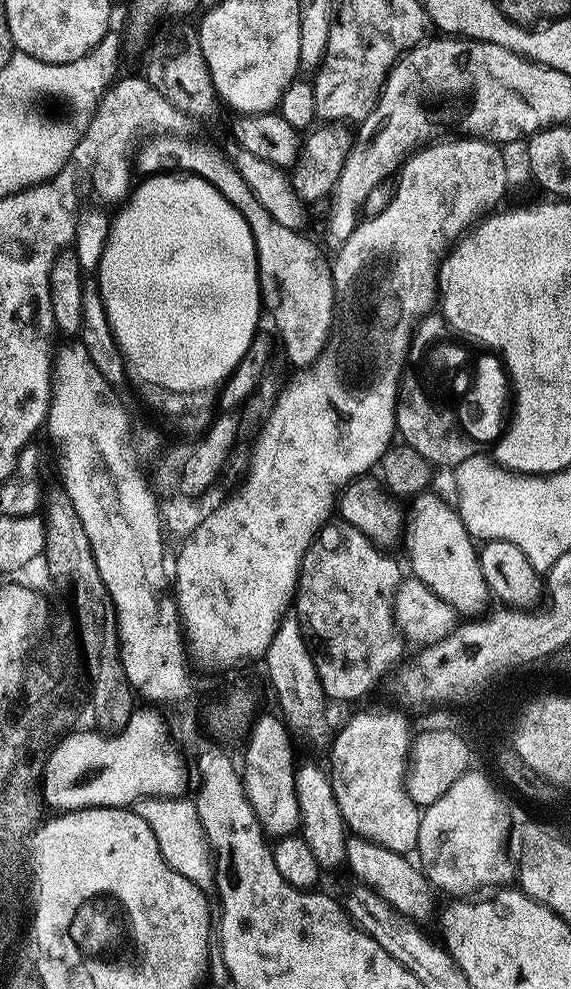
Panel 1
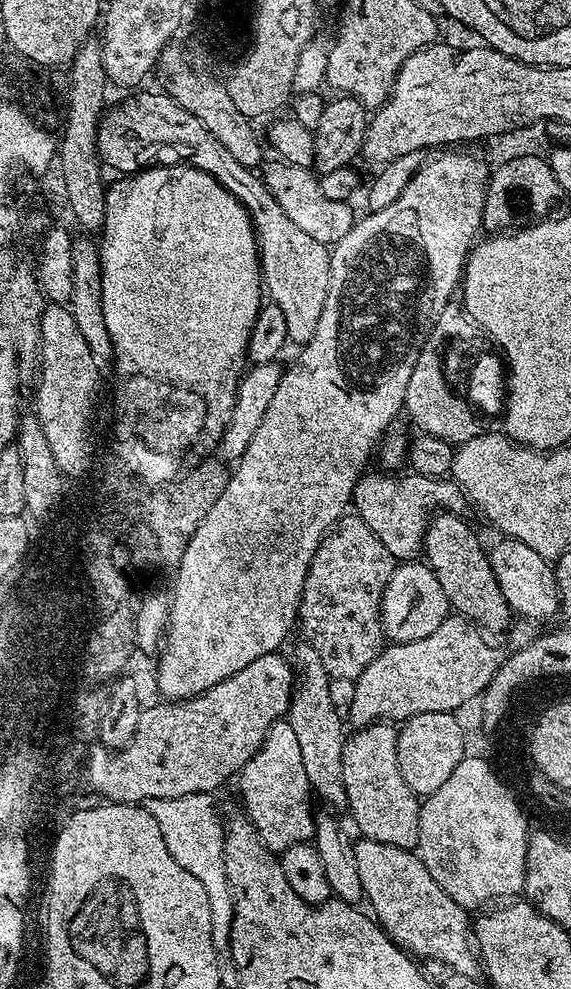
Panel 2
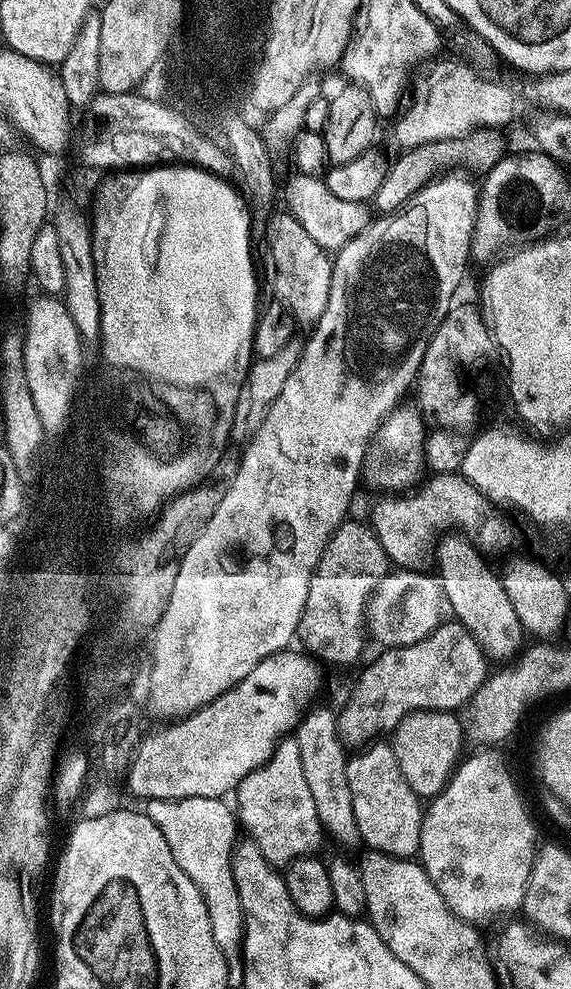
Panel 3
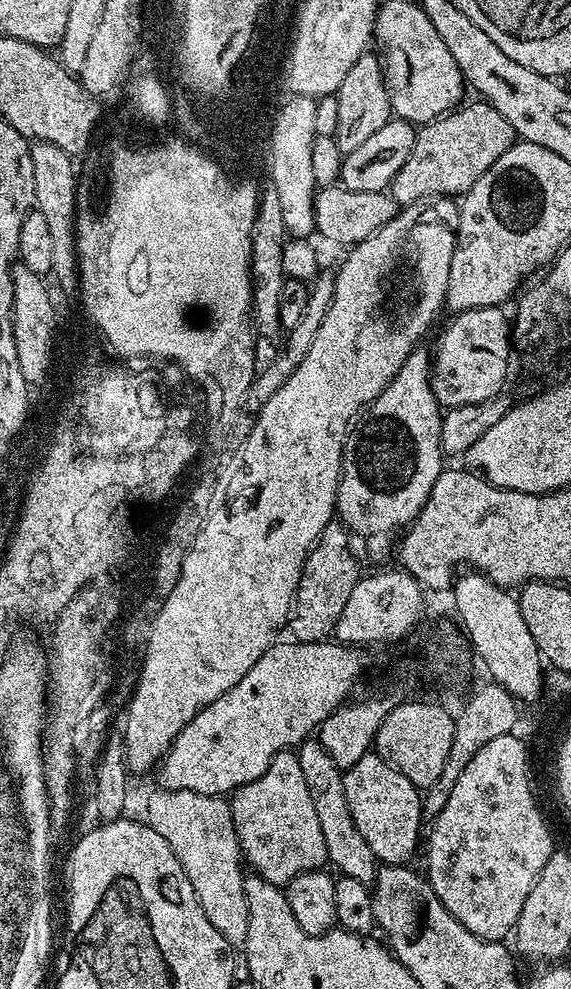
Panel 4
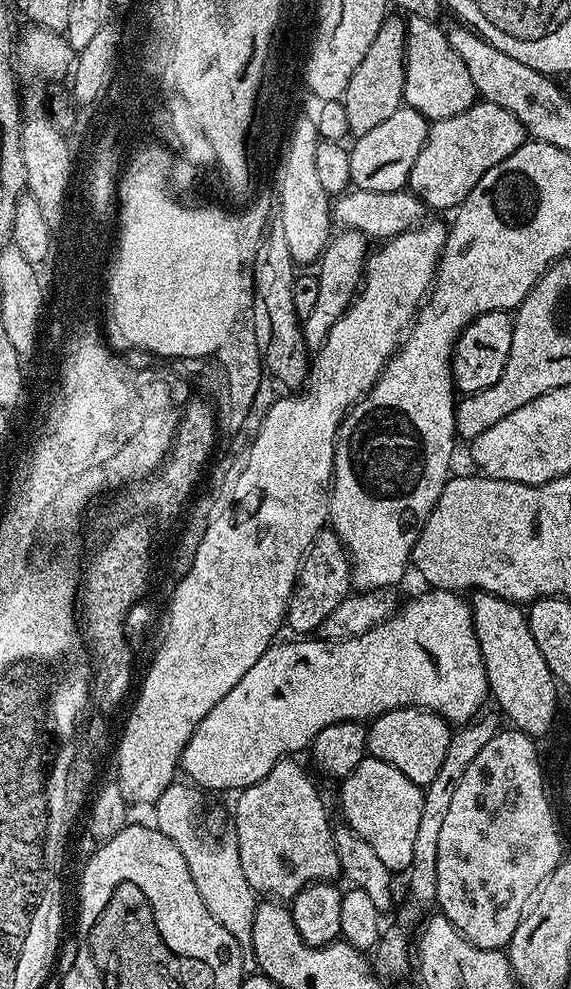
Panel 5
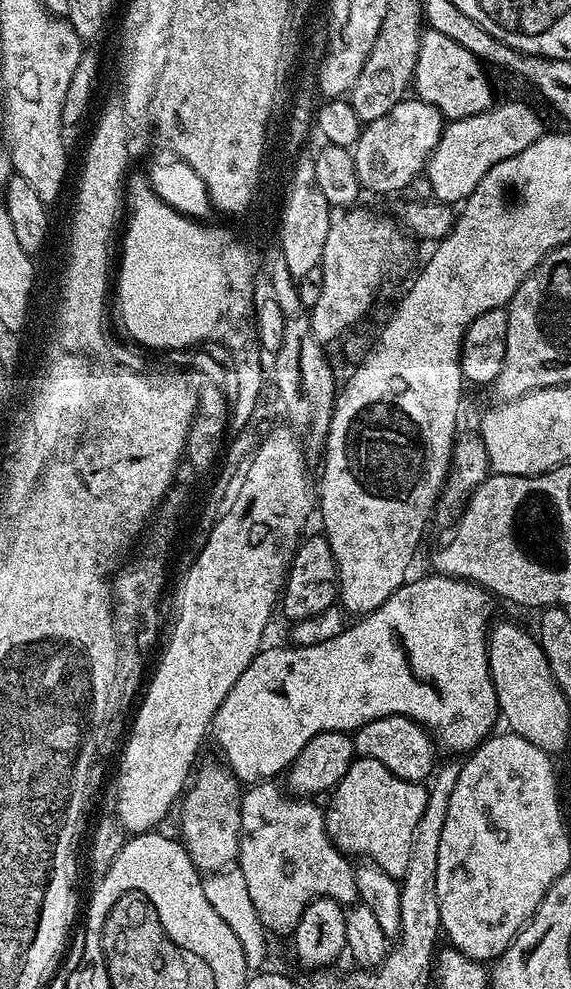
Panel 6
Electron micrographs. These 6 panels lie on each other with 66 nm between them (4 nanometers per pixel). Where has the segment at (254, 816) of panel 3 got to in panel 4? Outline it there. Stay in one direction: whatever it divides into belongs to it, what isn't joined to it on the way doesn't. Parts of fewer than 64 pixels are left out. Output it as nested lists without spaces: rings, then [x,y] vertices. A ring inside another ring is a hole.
[[[295,751],[279,752],[262,778],[231,793],[230,803],[234,830],[236,837],[240,839],[240,851],[247,867],[255,875],[266,878],[271,884],[287,886],[298,874],[314,872],[328,864],[326,838],[322,838],[322,826],[318,823],[318,813],[314,810],[314,798],[310,798],[310,786],[306,786],[306,778],[302,778],[302,766]]]

